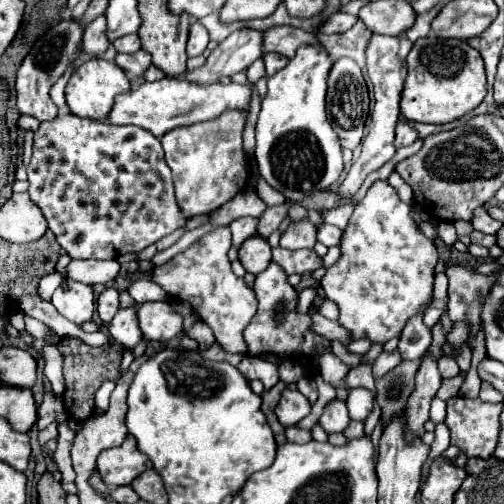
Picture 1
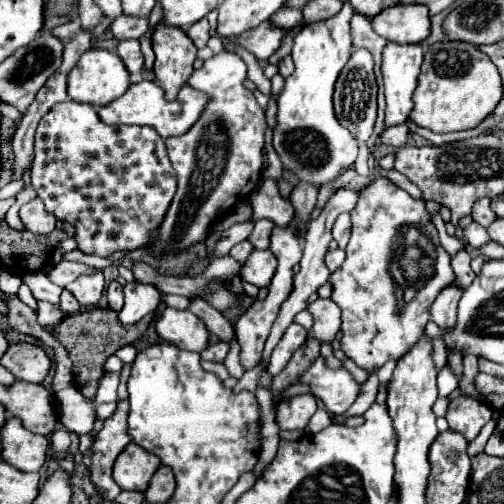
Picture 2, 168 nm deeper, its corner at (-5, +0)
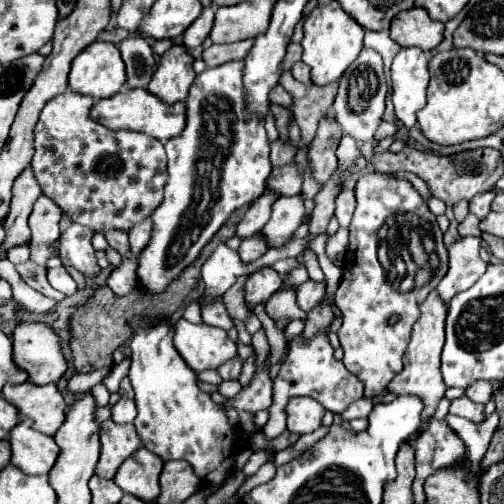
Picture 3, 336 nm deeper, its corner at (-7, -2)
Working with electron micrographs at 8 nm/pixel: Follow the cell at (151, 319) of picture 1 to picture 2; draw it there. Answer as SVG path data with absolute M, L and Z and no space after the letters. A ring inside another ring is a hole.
M167 307L159 315L155 327L159 337L173 343L177 349L201 353L209 345L209 331L205 323L191 311Z

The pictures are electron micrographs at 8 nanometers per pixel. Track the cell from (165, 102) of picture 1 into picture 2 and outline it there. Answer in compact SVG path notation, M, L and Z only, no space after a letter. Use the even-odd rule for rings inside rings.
M141 81L137 85L131 85L125 95L121 95L119 99L115 99L113 103L105 105L99 109L99 117L103 123L107 125L117 125L117 123L125 123L125 125L149 125L153 127L163 139L167 137L177 137L183 135L191 129L191 125L199 119L201 111L207 105L207 95L203 95L201 91L183 85L177 99L175 101L167 101L163 95L163 89L155 83L155 81Z

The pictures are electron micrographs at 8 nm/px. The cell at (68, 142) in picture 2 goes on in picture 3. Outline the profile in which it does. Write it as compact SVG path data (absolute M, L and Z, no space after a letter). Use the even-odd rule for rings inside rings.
M63 93L53 97L41 111L41 117L35 125L35 155L31 167L35 179L51 201L75 223L103 233L109 229L129 231L133 225L145 221L155 213L163 203L165 183L167 183L167 157L163 143L145 133L121 129L111 131L91 119L89 111L93 107L93 97L79 97L77 93Z

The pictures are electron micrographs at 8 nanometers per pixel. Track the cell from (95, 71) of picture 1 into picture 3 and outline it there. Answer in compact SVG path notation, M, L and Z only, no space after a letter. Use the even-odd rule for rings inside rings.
M95 41L75 57L69 73L69 89L73 93L107 99L125 85L125 69L121 53L113 43Z

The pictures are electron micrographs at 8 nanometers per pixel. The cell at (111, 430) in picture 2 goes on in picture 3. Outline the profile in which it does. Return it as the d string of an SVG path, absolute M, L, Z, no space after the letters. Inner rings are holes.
M107 419L101 425L101 457L97 463L97 475L101 479L113 479L119 465L139 449L141 441L133 423L115 423Z

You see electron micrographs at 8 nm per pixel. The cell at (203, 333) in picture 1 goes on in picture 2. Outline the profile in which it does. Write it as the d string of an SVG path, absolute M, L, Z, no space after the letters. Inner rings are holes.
M221 341L221 343L217 343L217 345L209 345L209 347L207 347L207 349L201 353L201 359L215 361L215 363L223 363L227 353L229 353L229 345Z

